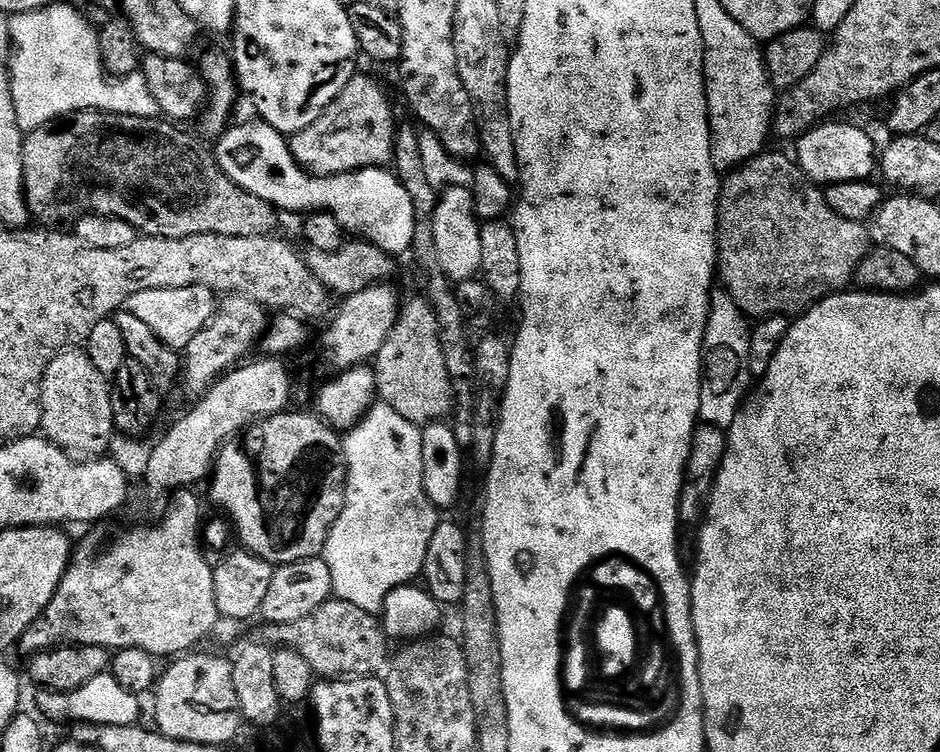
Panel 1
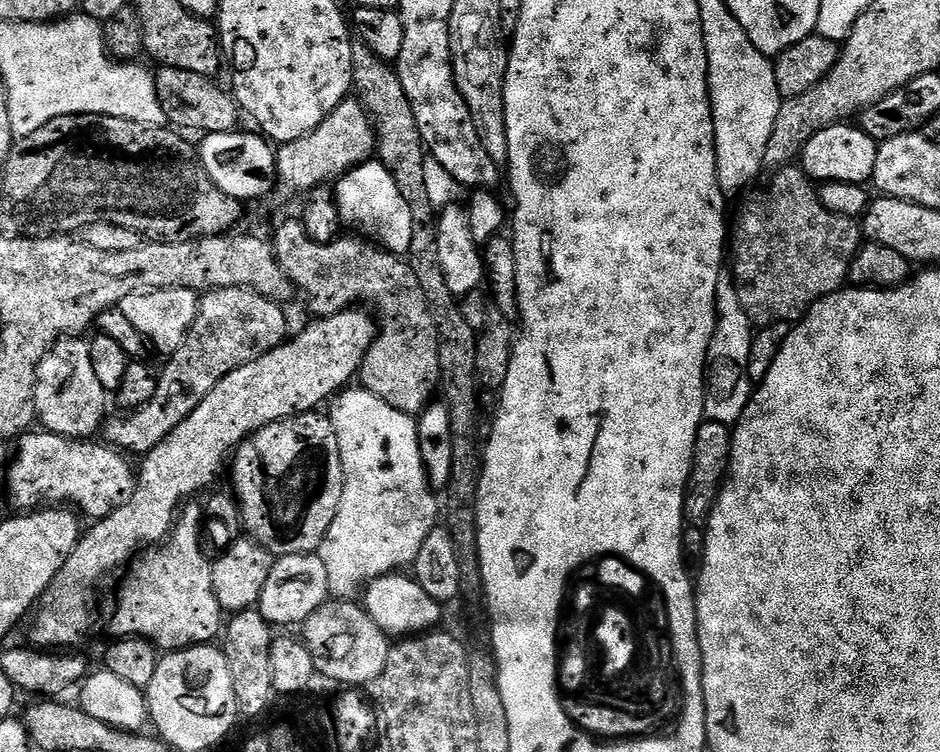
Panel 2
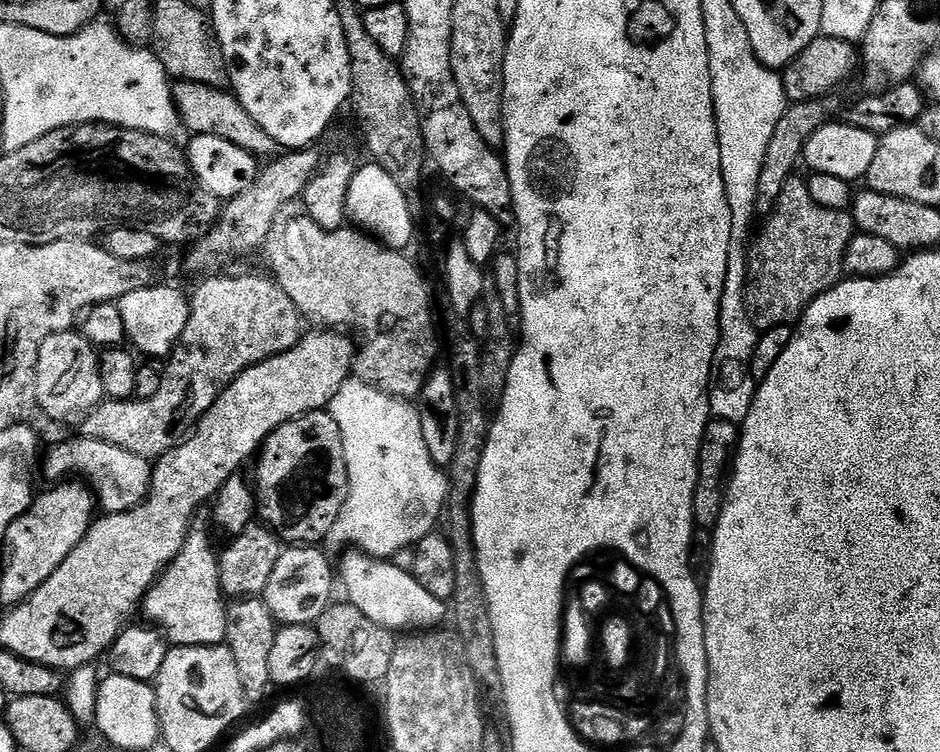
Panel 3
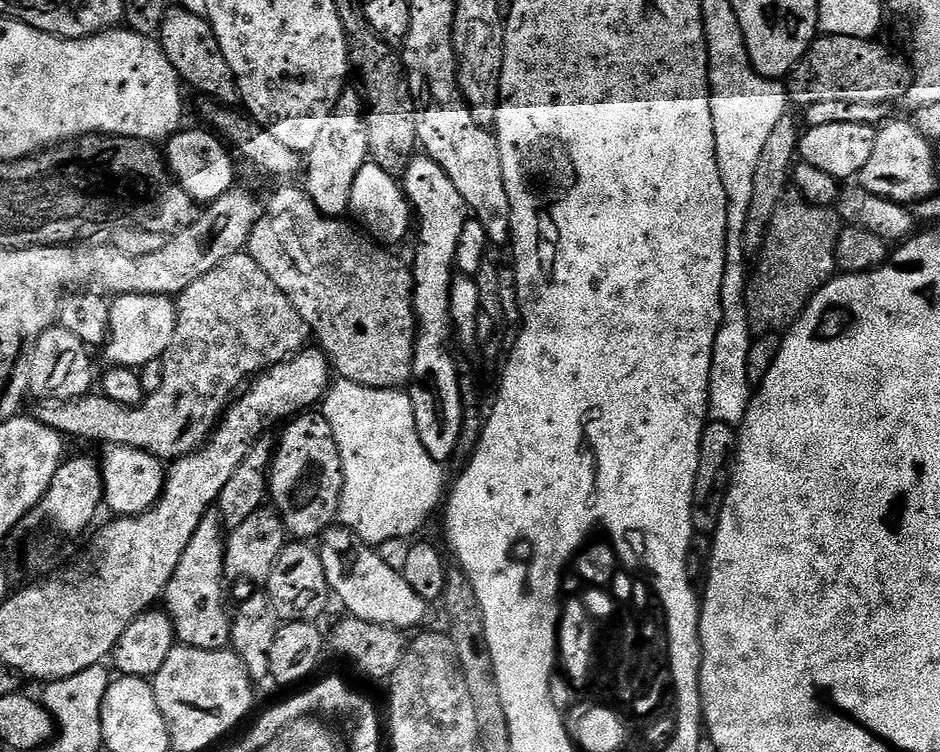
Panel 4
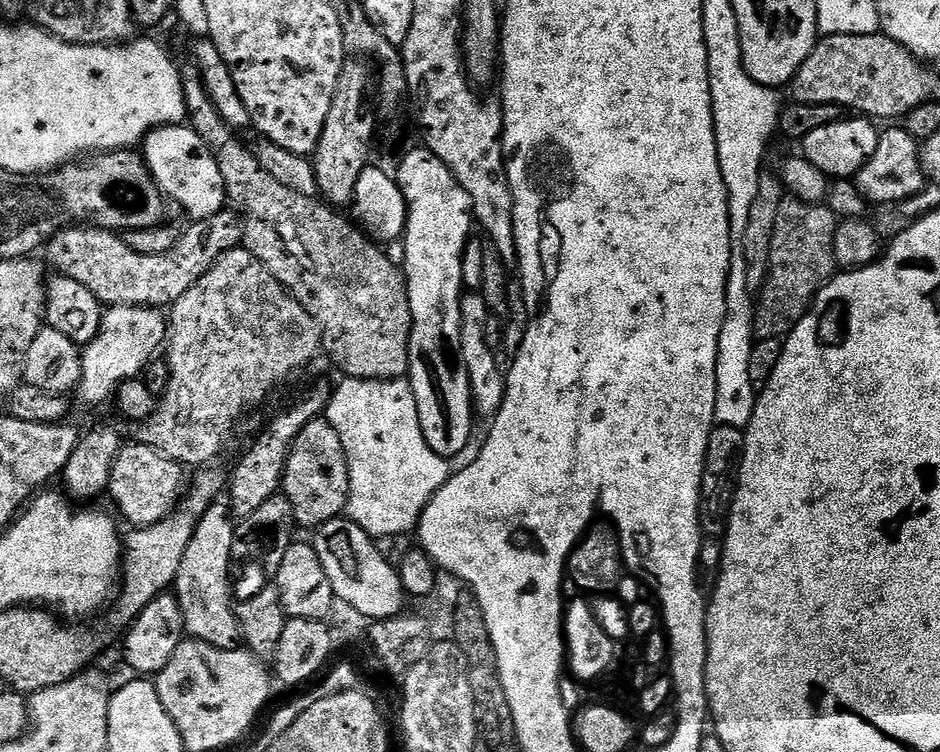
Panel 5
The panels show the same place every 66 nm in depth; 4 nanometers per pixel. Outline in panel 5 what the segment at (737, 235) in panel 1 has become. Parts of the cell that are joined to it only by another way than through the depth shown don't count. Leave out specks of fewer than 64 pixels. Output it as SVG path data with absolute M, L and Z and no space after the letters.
M785 198L778 206L778 218L774 226L774 238L770 242L770 262L768 276L758 289L754 300L754 322L752 335L756 340L780 340L787 337L792 327L803 318L804 313L812 306L820 289L837 275L834 258L834 234L838 217L824 204L807 204L795 198Z

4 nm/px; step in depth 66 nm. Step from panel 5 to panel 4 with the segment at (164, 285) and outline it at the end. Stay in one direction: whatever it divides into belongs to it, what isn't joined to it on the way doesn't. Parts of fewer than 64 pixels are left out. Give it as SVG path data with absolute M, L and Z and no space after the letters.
M233 187L232 191L223 192L217 200L211 201L207 205L208 216L201 215L187 224L171 238L165 239L162 250L146 254L146 258L130 258L130 254L122 254L122 250L111 246L94 249L92 272L101 284L99 287L105 293L112 292L111 294L116 296L138 294L142 298L176 298L186 290L186 286L190 286L190 282L198 282L202 274L210 274L210 270L226 262L226 258L245 251L254 226L260 221L262 204L259 199L256 201L246 189L240 187Z

